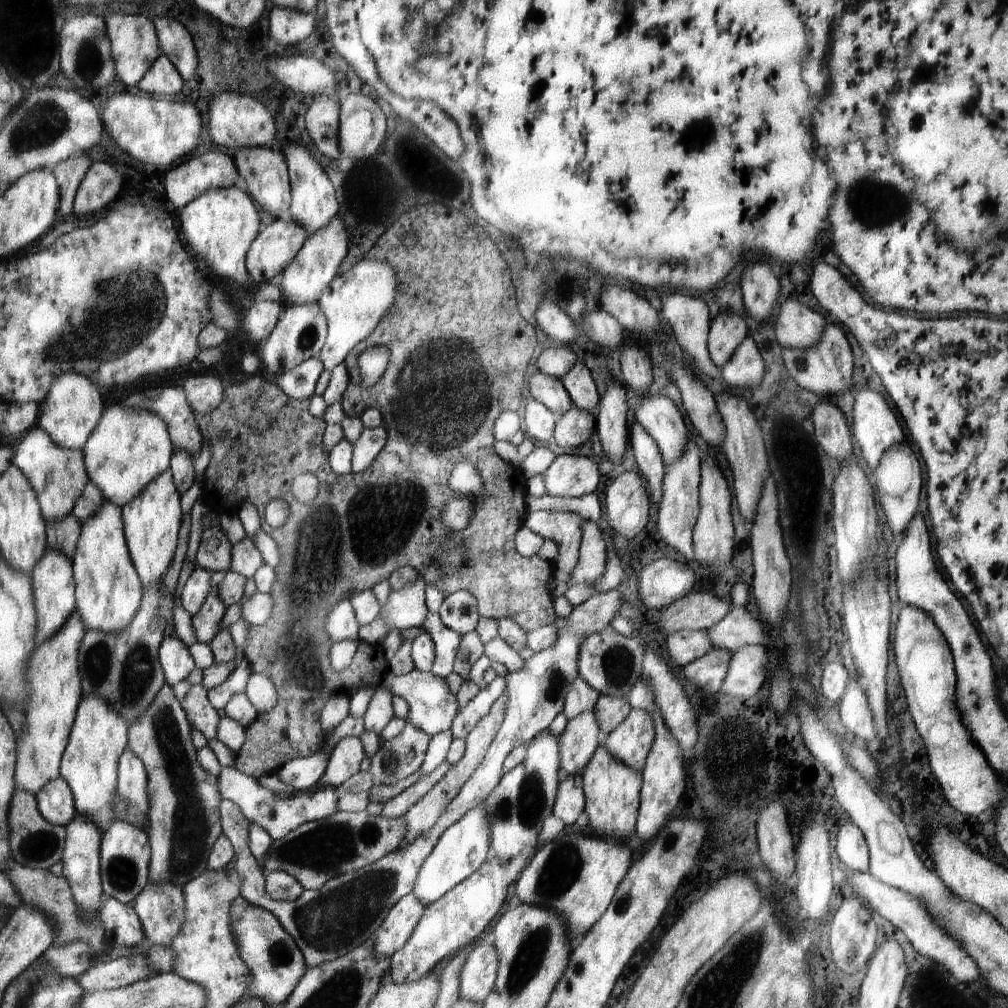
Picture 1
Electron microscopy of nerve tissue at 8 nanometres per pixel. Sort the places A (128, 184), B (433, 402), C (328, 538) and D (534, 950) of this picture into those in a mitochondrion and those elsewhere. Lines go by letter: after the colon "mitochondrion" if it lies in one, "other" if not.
A: other
B: mitochondrion
C: mitochondrion
D: mitochondrion

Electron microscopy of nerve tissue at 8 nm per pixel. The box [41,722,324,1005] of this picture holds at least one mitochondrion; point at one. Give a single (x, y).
(122, 871)

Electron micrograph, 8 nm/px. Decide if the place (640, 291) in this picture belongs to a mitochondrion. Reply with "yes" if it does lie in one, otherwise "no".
no

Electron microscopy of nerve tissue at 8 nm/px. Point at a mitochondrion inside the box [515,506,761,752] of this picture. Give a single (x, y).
(618, 662)

